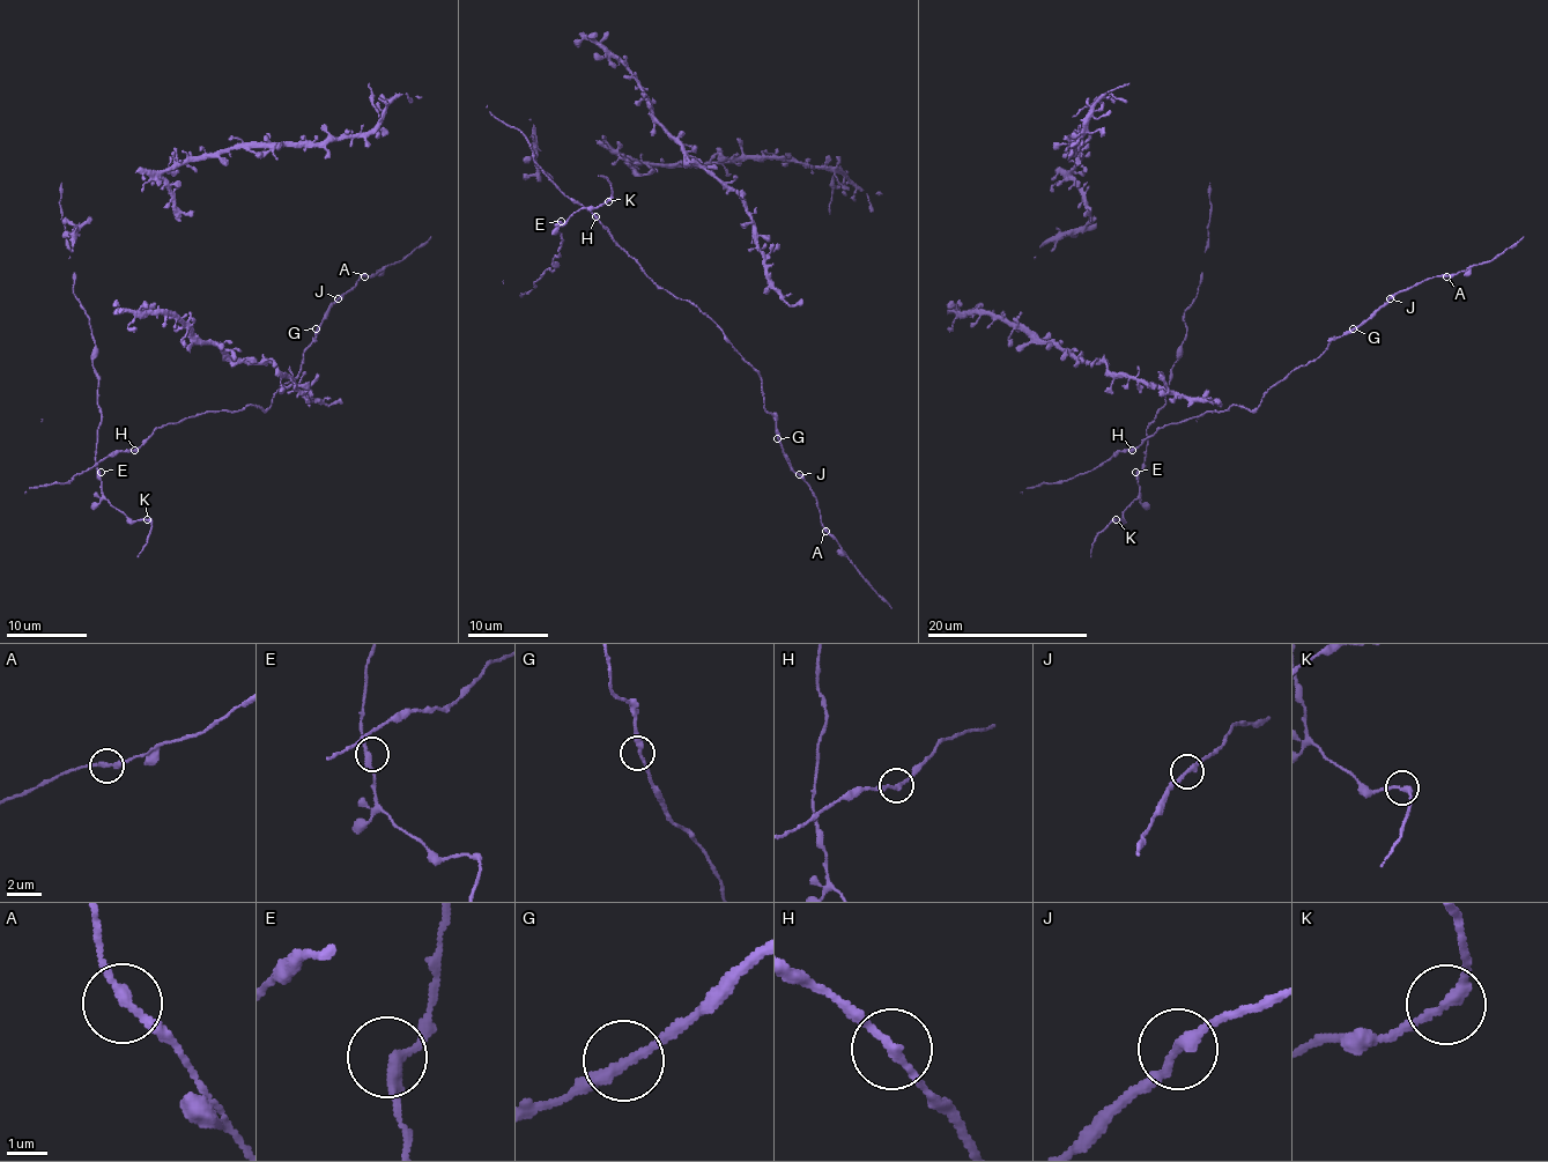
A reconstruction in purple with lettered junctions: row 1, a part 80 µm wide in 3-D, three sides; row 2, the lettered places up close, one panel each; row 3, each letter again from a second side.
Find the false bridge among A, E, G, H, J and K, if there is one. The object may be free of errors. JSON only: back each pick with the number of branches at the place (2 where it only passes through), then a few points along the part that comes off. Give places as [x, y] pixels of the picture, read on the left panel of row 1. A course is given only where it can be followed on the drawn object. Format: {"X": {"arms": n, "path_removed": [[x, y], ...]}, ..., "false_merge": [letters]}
{"false_merge": []}

